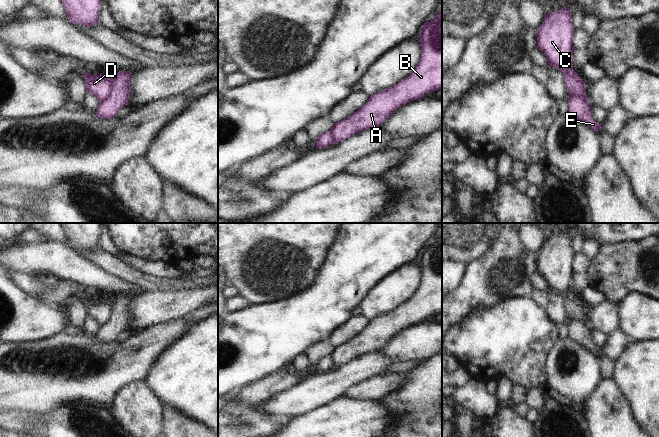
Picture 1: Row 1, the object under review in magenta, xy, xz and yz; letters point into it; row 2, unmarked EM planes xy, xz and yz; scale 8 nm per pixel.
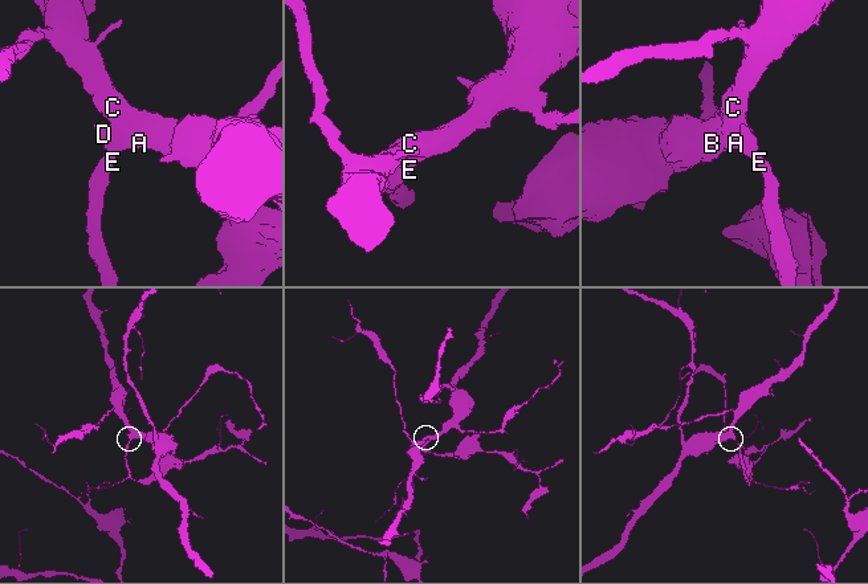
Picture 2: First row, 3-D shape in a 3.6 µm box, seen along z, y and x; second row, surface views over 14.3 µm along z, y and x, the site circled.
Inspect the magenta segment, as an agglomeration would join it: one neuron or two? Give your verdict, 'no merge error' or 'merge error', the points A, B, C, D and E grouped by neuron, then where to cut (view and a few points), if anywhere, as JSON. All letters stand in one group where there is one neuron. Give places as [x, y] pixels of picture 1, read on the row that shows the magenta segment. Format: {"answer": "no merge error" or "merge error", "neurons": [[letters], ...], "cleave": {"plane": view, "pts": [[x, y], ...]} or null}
{"answer": "merge error", "neurons": [["A", "B", "C", "E"], ["D"]], "cleave": {"plane": "xy", "pts": [[108, 75], [111, 81], [110, 93], [100, 103]]}}

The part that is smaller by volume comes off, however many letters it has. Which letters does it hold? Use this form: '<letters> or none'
D

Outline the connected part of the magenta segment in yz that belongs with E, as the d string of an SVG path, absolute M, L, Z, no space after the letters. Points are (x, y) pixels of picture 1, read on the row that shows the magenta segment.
M567 90L570 94L570 99L567 100L569 104L569 114L572 117L575 117L585 124L587 124L596 134L598 134L598 129L602 127L601 123L596 122L591 114L591 103L589 102L588 98L586 97L579 97L578 95L571 93Z

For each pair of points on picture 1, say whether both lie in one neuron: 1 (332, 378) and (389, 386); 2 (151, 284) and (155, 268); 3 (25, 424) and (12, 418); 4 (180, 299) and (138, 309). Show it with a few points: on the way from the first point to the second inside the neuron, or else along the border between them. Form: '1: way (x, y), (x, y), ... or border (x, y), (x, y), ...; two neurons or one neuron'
1: border (377, 375), (359, 381), (342, 395); two neurons
2: border (131, 266), (157, 276), (176, 278); two neurons
3: way (22, 422), (15, 420); one neuron
4: way (170, 305), (148, 309); one neuron

